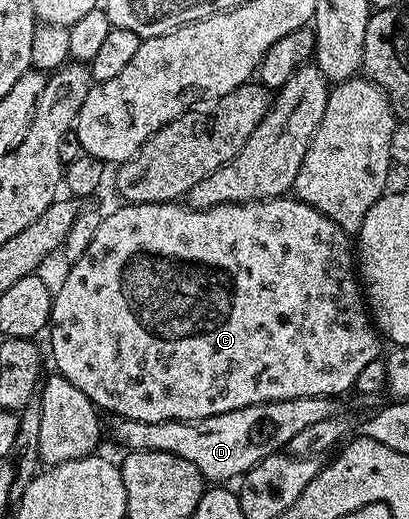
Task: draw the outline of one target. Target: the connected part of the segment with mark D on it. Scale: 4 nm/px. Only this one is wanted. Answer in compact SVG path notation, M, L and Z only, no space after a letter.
M296 397L286 401L268 401L262 405L248 405L235 411L227 411L223 415L211 415L198 421L160 421L159 423L143 423L142 421L114 420L113 433L122 445L122 450L138 453L139 451L163 451L171 455L179 455L179 459L187 459L187 463L195 463L202 478L209 483L229 483L229 480L240 478L251 467L255 467L264 457L284 450L299 431L313 426L316 422L334 416L335 403L333 397Z

